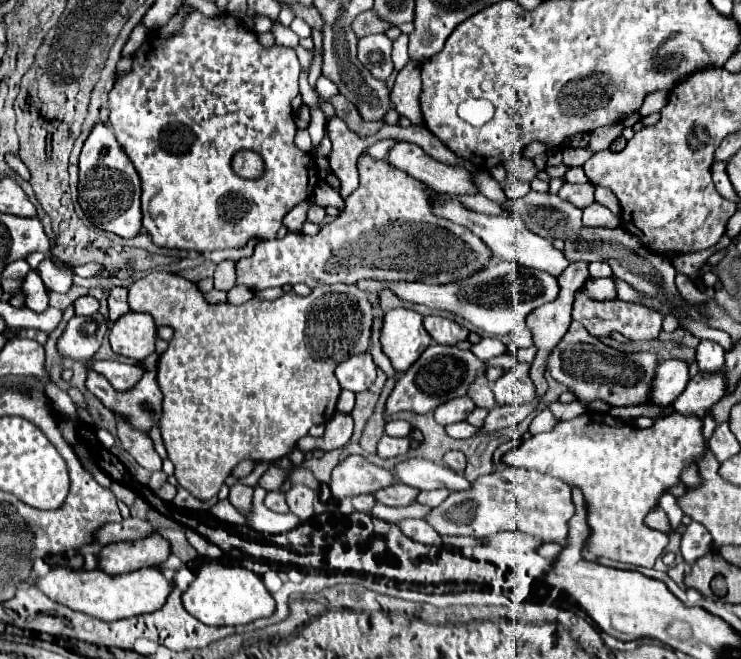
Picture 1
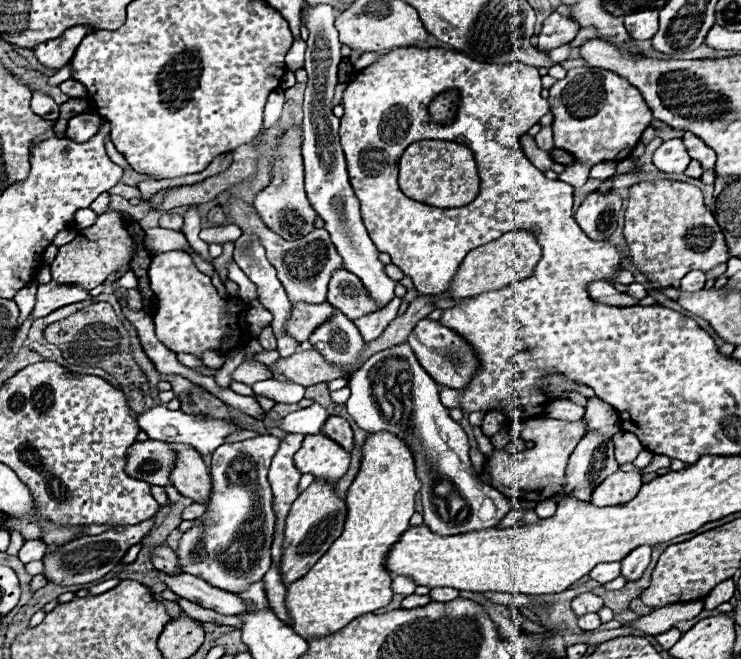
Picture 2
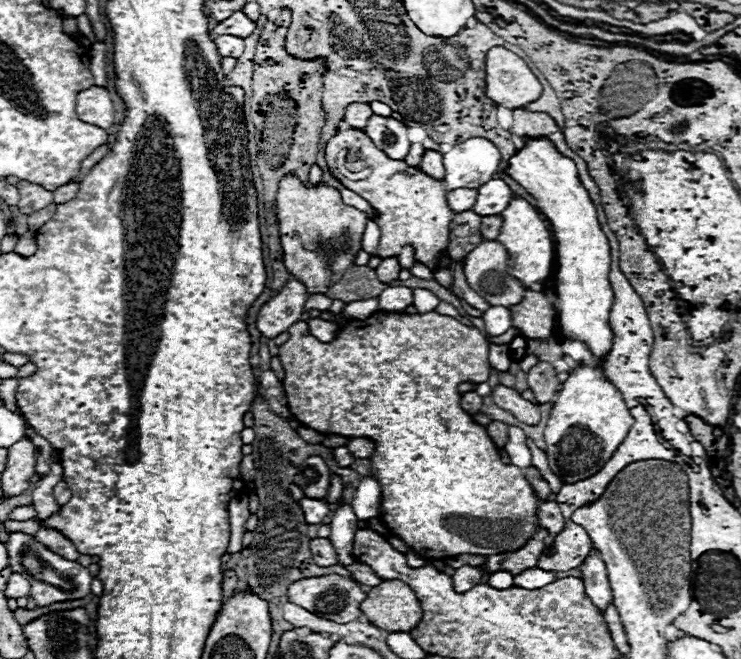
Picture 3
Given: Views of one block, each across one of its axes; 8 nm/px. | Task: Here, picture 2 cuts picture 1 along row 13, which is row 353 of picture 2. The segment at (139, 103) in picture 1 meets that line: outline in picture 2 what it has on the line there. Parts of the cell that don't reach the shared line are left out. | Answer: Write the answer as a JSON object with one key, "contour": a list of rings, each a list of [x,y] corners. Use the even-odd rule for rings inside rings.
{"contour":[[[183,251],[154,253],[150,268],[150,290],[156,294],[158,310],[152,316],[158,340],[172,352],[186,352],[200,356],[204,350],[230,352],[248,342],[246,306],[242,300],[222,300],[212,286],[210,276],[194,266],[193,258]]]}

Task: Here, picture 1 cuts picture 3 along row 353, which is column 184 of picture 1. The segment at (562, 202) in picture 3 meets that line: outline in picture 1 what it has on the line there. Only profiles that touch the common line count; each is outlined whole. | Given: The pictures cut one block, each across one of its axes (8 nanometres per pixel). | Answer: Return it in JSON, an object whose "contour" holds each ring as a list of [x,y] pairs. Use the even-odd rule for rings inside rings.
{"contour":[[[204,562],[196,570],[194,582],[182,594],[182,604],[188,614],[208,626],[236,626],[258,618],[268,618],[274,612],[274,598],[266,590],[262,578],[242,566],[224,566],[218,562]]]}

